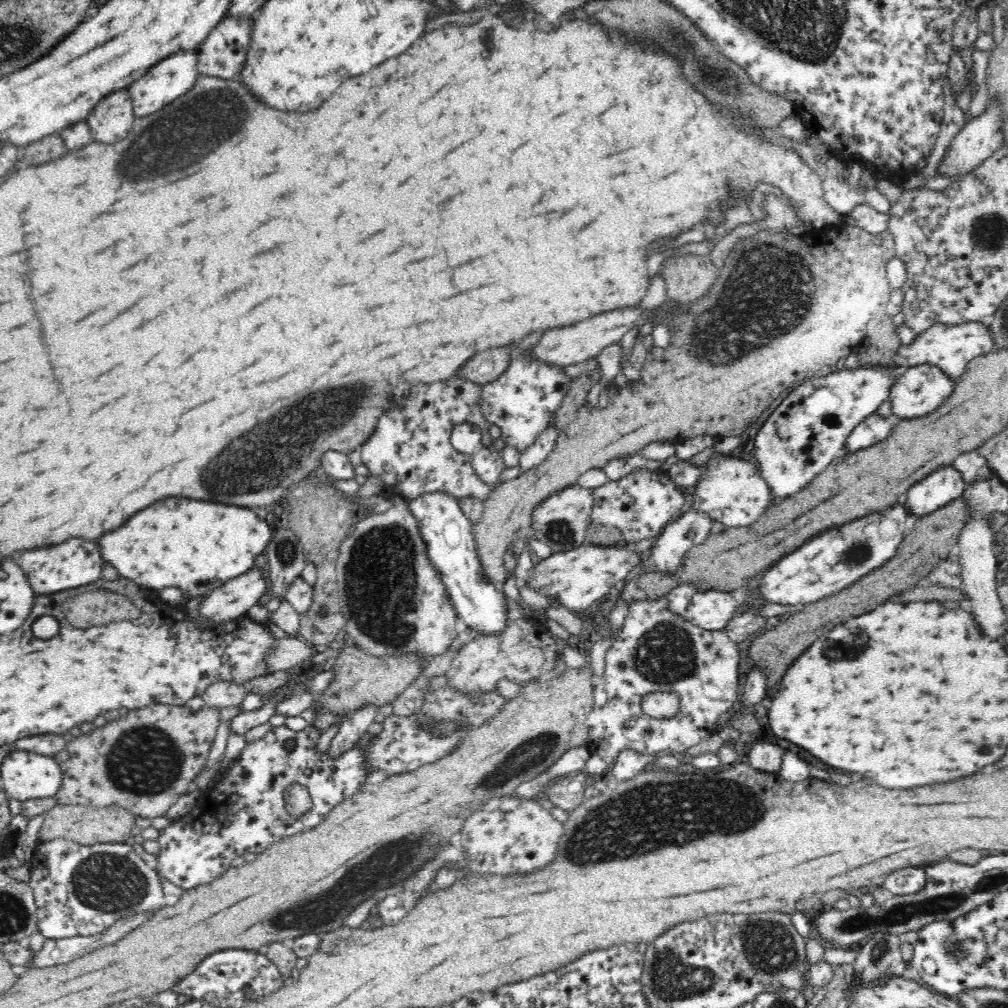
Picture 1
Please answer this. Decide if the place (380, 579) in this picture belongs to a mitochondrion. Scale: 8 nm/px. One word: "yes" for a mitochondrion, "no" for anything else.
yes

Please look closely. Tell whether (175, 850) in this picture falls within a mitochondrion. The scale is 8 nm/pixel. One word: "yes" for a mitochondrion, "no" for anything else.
no

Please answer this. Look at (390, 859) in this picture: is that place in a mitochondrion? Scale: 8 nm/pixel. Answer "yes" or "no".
yes

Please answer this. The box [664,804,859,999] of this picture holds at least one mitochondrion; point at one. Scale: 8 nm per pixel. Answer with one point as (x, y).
(768, 948)

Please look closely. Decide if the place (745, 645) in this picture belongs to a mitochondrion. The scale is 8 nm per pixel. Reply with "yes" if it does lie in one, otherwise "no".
no

